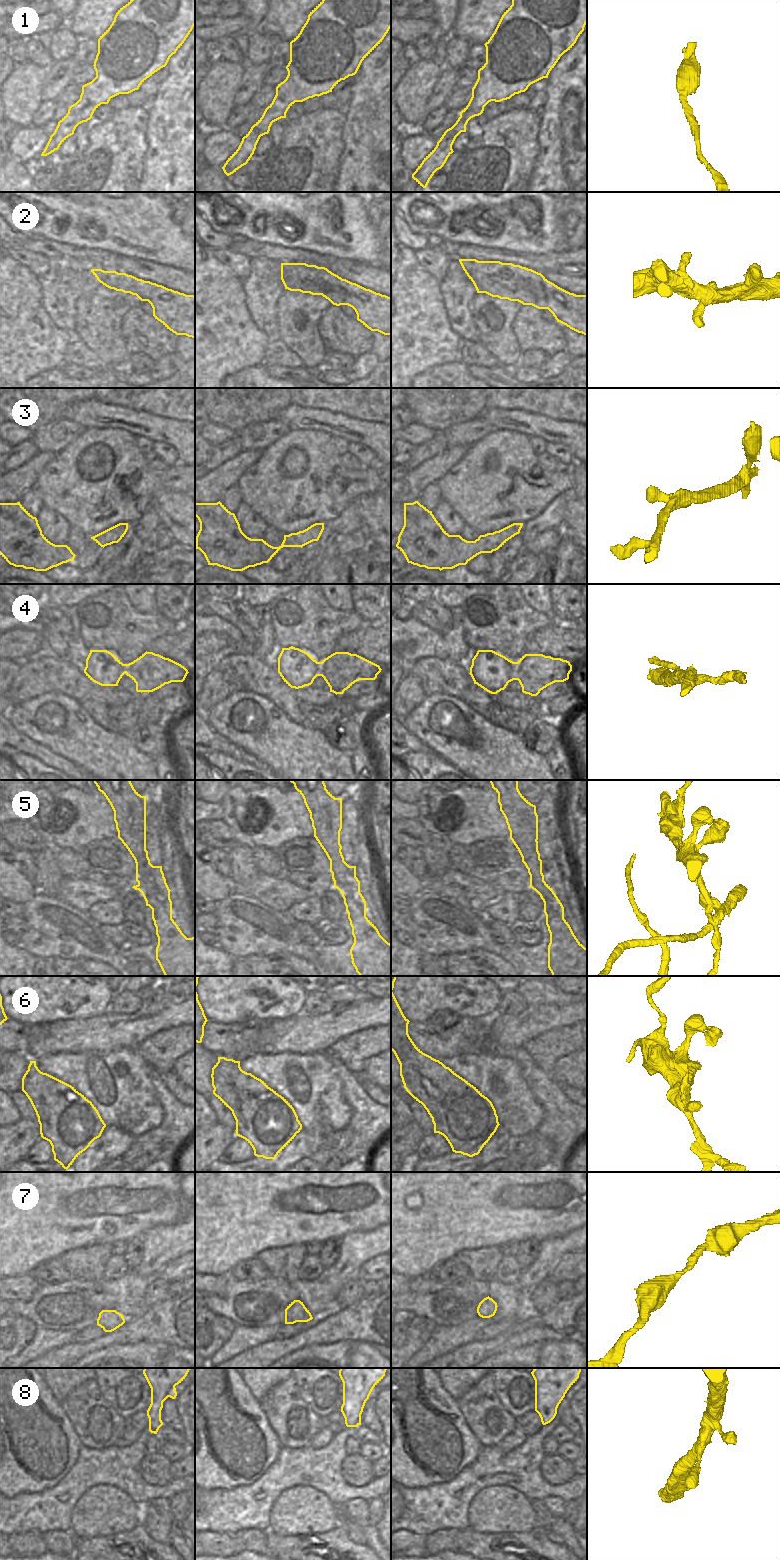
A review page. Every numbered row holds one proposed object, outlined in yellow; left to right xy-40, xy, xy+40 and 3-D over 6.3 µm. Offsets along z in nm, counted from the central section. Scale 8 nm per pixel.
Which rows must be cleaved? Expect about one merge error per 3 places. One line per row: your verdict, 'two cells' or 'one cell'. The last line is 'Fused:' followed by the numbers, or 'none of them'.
1: one cell
2: one cell
3: one cell
4: two cells
5: two cells
6: two cells
7: one cell
8: one cell
Fused: 4, 5, 6

